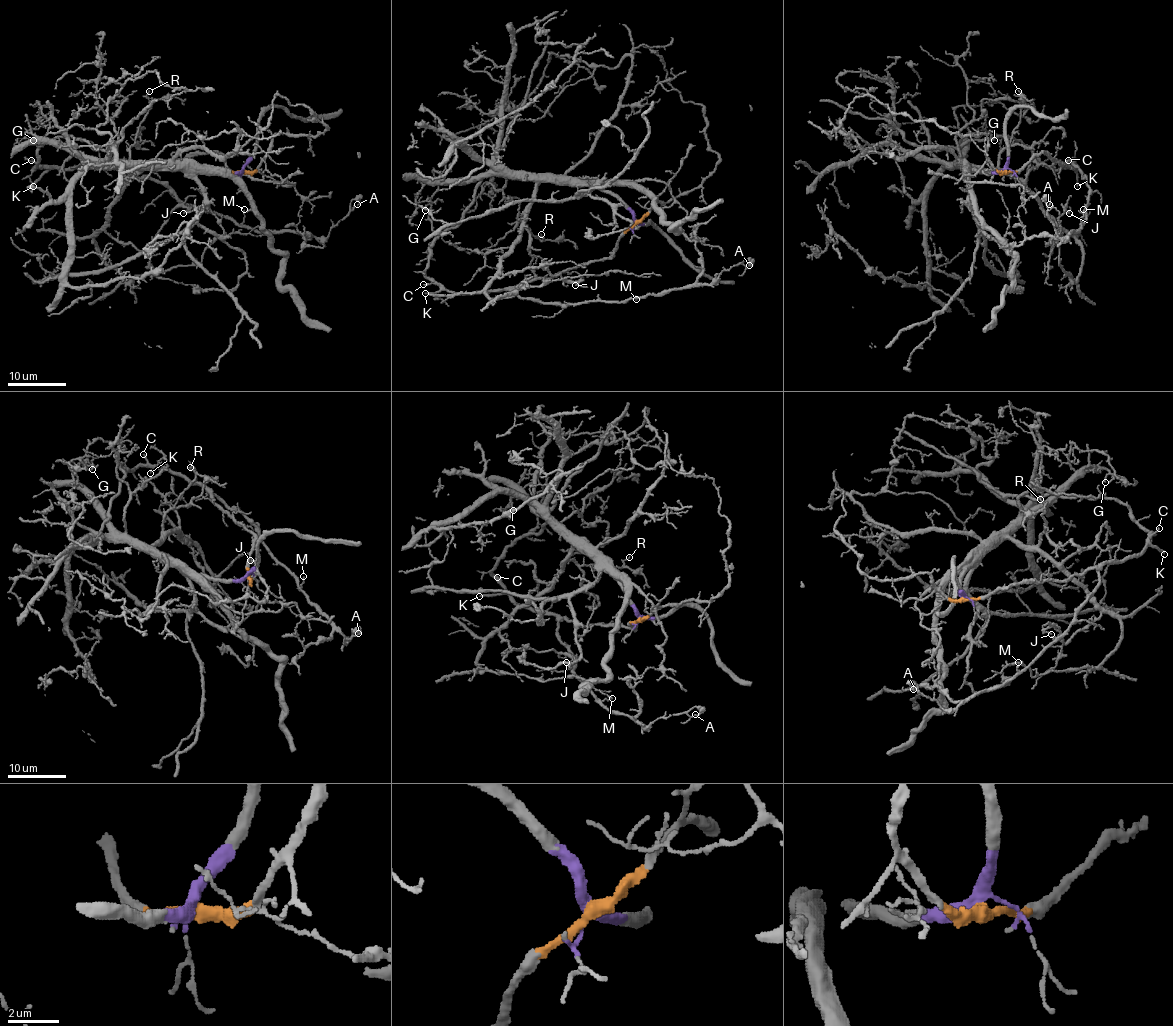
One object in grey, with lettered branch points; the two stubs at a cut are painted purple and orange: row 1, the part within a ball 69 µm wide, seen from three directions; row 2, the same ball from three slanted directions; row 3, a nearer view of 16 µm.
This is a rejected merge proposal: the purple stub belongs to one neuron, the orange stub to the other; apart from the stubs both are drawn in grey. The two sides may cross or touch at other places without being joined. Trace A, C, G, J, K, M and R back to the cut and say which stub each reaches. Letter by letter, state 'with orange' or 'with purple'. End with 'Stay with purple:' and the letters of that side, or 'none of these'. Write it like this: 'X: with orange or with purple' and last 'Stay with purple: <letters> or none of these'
A: with orange
C: with orange
G: with purple
J: with purple
K: with orange
M: with orange
R: with purple
Stay with purple: G, J, R

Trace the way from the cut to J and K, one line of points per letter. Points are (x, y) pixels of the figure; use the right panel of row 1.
J: (1005, 170), (966, 169), (980, 167), (1013, 176), (1061, 234), (1051, 253), (1066, 206), (1068, 213)
K: (1005, 170), (1018, 171), (1042, 153), (1063, 164), (1073, 161), (1077, 167), (1074, 169), (1077, 186)

